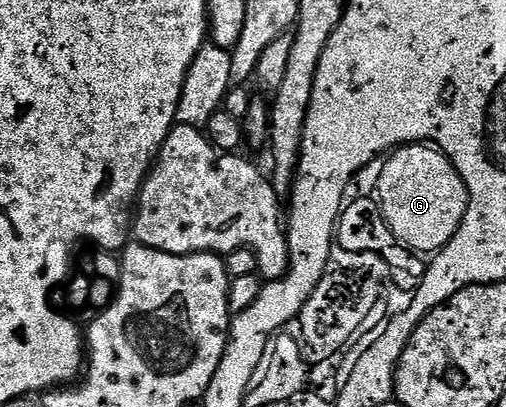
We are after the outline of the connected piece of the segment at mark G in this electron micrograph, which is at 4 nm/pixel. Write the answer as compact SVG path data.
M399 147L388 155L388 159L387 168L383 170L383 183L381 183L383 208L397 235L400 235L404 242L411 243L418 249L442 245L458 225L462 211L468 208L468 190L457 167L449 166L449 161L439 157L435 152L419 149Z

